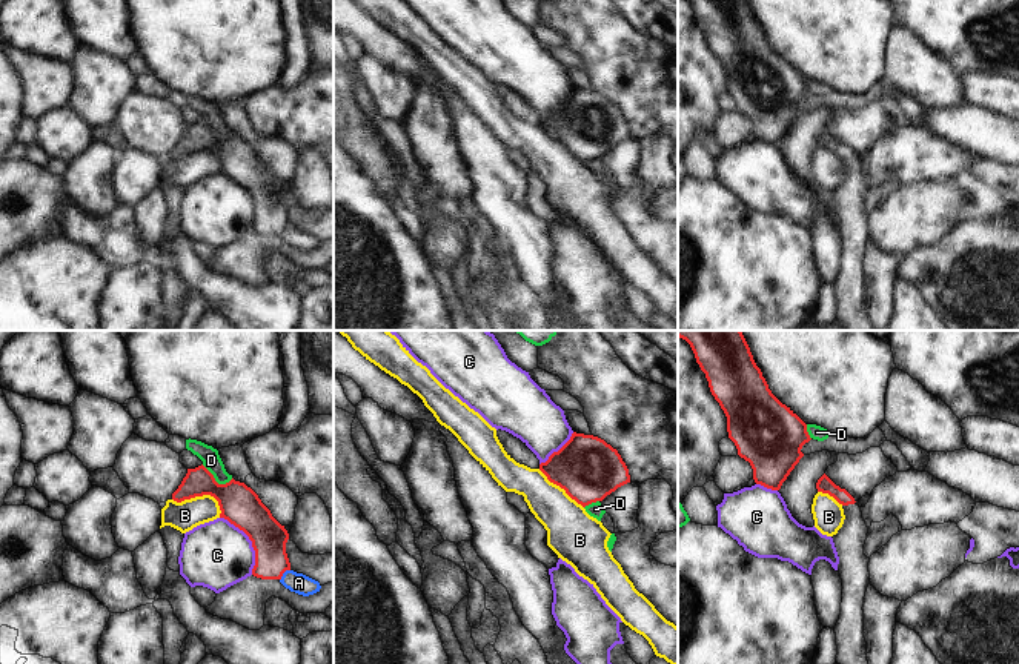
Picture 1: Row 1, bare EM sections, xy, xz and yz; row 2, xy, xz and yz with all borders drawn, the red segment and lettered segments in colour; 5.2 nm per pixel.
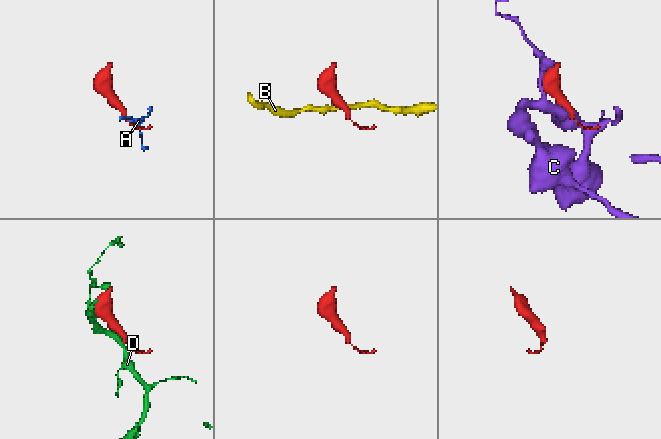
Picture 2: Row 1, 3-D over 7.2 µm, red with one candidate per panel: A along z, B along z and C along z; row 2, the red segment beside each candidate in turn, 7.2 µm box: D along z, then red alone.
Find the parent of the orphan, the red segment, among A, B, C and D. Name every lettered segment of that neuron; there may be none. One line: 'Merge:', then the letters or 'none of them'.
Merge: none of them

